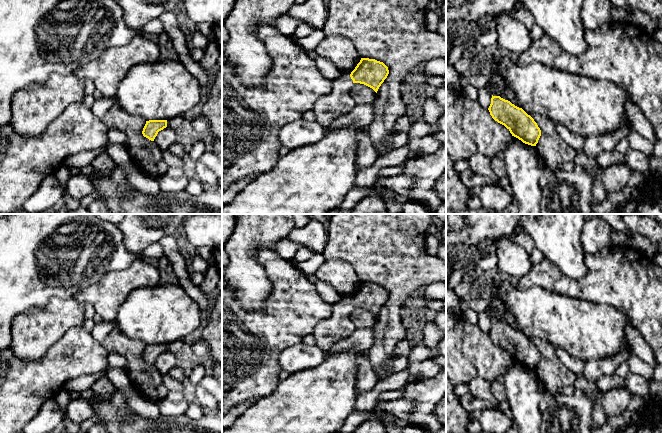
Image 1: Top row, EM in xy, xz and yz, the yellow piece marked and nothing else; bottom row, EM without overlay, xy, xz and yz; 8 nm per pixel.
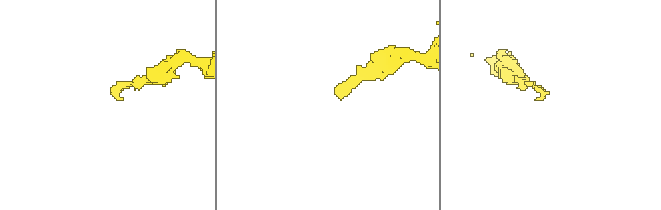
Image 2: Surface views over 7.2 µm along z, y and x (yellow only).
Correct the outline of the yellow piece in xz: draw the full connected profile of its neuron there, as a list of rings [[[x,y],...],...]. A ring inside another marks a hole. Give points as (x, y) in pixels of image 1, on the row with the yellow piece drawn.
[[[361,58],[350,75],[342,76],[332,82],[332,91],[321,97],[314,105],[316,122],[324,129],[338,117],[352,111],[356,103],[349,96],[354,83],[364,84],[376,93],[389,74],[388,67],[380,61]]]

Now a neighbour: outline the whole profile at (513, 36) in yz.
[[[509,12],[499,13],[494,20],[498,34],[496,45],[500,49],[520,55],[530,47],[532,39],[529,29],[522,22],[511,17]]]

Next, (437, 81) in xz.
[[[431,76],[421,81],[423,86],[431,85],[431,86],[434,86],[435,88],[442,88],[442,85],[443,85],[442,76]]]

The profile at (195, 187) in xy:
[[[193,176],[189,184],[186,186],[185,191],[189,195],[197,196],[202,194],[206,188],[207,186],[203,181],[198,180]]]

